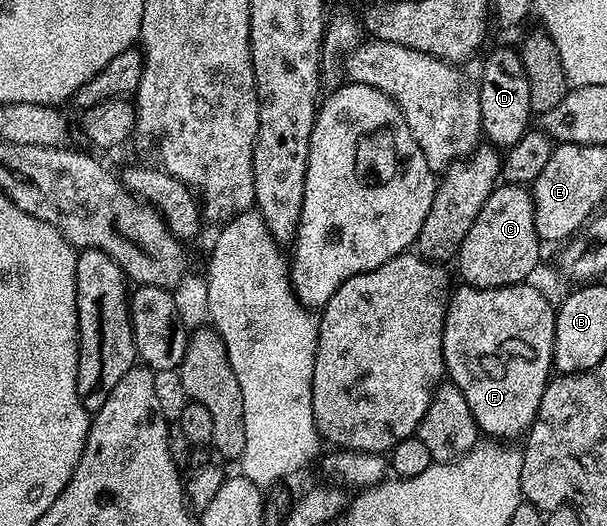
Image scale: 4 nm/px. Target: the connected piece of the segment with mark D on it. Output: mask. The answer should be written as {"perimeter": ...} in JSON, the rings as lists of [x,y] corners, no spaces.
{"perimeter":[[[500,46],[488,54],[484,67],[478,75],[481,96],[481,128],[482,134],[491,145],[507,148],[518,144],[524,133],[529,130],[534,111],[530,104],[530,84],[526,76],[524,62],[520,58],[519,49]]]}

